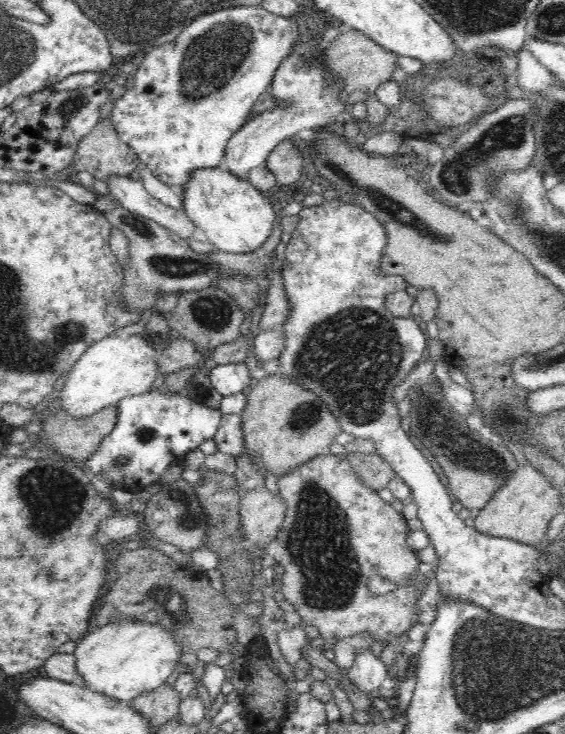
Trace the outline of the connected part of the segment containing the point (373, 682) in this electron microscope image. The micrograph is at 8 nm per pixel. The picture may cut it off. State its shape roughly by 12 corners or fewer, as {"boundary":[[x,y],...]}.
{"boundary":[[370,648],[356,654],[347,678],[364,694],[388,683],[386,665]]}

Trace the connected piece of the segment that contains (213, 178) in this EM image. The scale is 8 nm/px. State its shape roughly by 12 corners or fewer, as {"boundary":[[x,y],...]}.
{"boundary":[[225,165],[193,170],[182,213],[216,251],[255,251],[273,204]]}

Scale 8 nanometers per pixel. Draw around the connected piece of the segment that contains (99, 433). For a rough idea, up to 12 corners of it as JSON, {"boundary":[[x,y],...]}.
{"boundary":[[118,406],[42,426],[45,450],[83,463],[112,432]]}

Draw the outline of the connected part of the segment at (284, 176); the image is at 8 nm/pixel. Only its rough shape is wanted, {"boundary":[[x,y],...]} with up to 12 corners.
{"boundary":[[291,139],[270,152],[265,165],[278,185],[301,177],[302,147]]}

